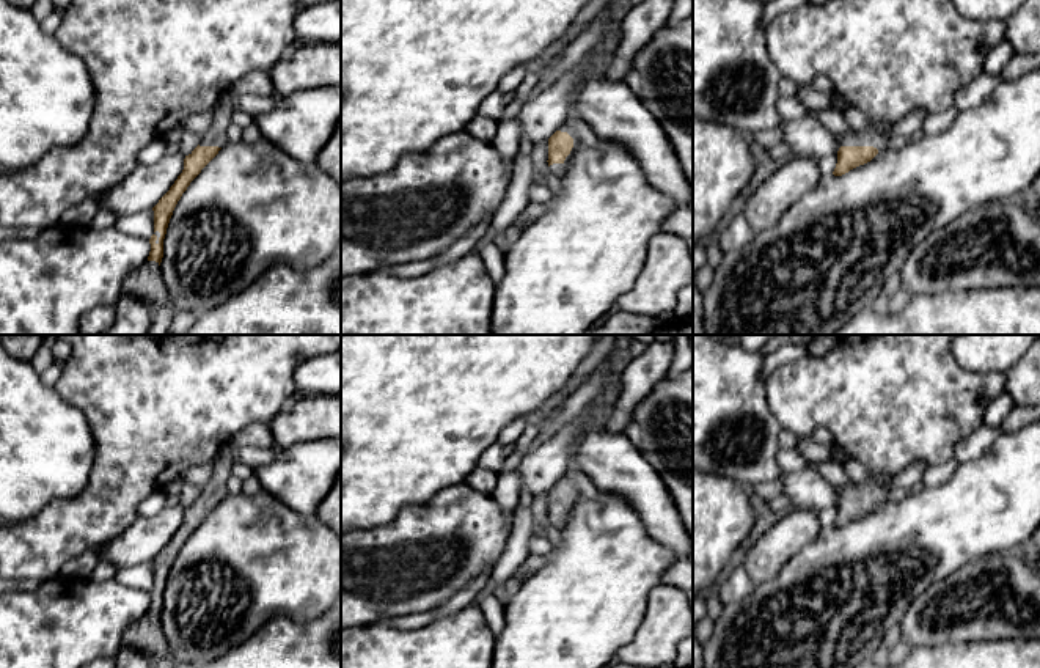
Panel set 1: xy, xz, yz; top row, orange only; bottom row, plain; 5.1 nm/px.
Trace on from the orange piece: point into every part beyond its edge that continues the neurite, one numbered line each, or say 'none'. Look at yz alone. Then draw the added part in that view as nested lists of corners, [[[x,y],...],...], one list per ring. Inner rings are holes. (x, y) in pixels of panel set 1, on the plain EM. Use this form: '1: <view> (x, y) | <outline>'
1: yz (874, 488) | [[[872,472],[866,483],[850,483],[844,487],[836,487],[840,498],[873,498],[880,503],[886,501],[892,492],[886,487],[892,479],[881,473]]]

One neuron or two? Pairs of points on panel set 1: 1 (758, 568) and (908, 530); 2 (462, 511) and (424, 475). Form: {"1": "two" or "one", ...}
{"1": "two", "2": "two"}

